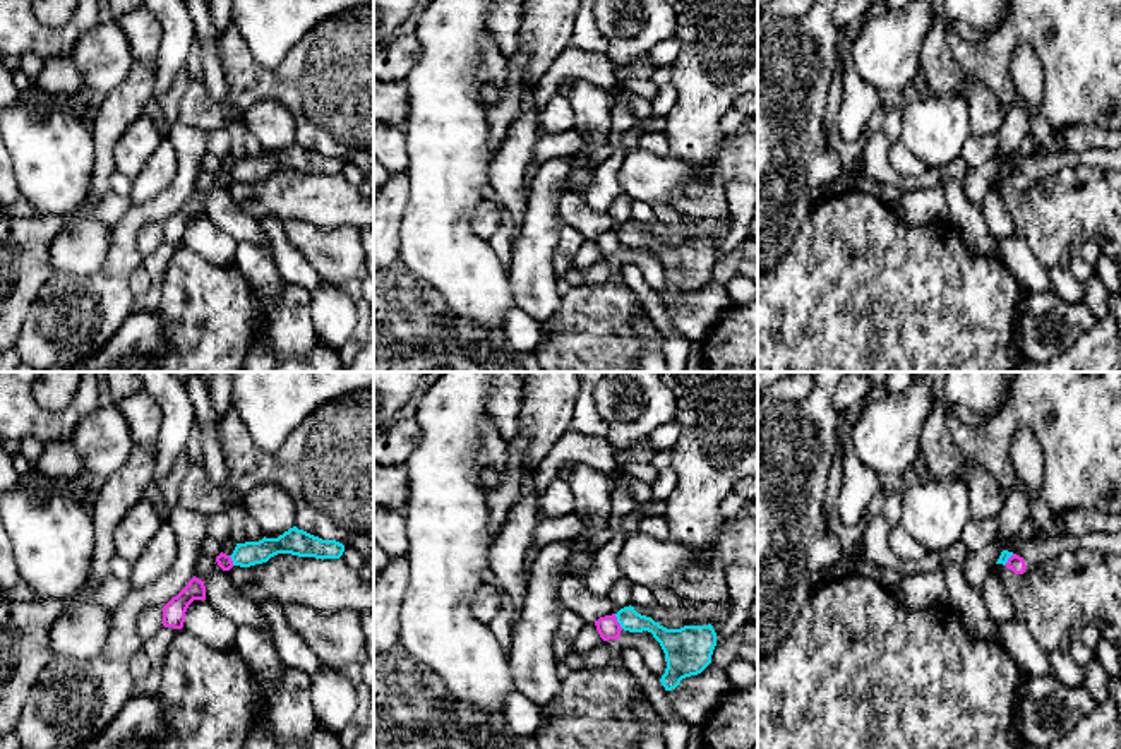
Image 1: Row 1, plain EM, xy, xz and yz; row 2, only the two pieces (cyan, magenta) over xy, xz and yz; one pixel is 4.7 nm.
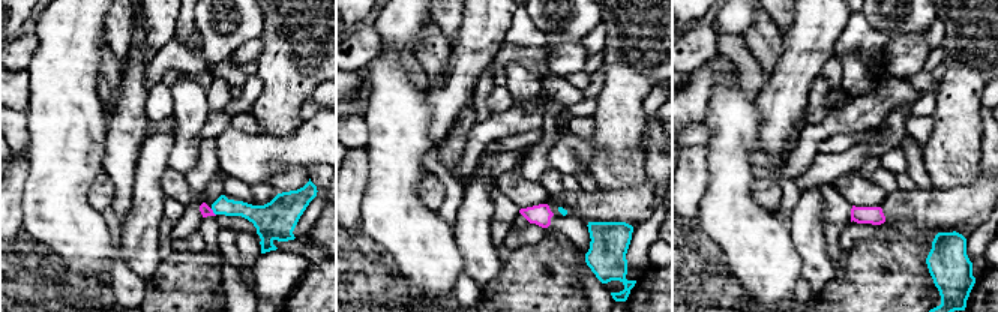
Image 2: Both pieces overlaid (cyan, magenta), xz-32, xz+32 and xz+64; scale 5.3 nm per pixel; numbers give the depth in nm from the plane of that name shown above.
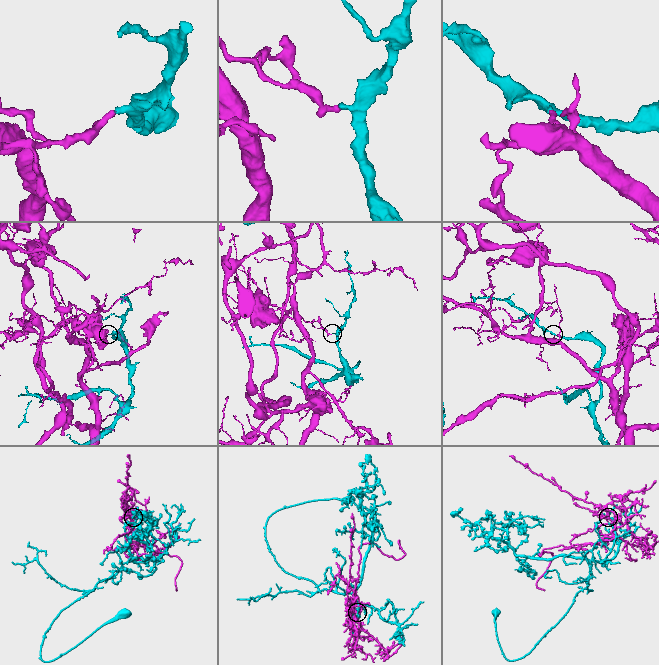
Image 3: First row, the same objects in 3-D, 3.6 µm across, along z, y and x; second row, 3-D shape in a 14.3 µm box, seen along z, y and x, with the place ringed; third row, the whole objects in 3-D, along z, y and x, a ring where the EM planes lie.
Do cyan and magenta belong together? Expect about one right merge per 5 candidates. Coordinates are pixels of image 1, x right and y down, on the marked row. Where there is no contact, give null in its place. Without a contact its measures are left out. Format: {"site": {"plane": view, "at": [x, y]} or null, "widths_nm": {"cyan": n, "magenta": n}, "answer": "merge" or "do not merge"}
{"site": {"plane": "xz", "at": [617, 621]}, "widths_nm": {"cyan": 100, "magenta": 100}, "answer": "do not merge"}

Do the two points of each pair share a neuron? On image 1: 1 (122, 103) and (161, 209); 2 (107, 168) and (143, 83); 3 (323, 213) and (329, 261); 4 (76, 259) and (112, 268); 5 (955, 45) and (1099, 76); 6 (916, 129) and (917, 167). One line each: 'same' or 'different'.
1: different
2: same
3: different
4: different
5: same
6: different

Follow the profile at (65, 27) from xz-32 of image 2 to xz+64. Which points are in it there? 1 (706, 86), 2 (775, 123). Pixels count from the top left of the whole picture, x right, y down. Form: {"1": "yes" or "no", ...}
{"1": "no", "2": "no"}

